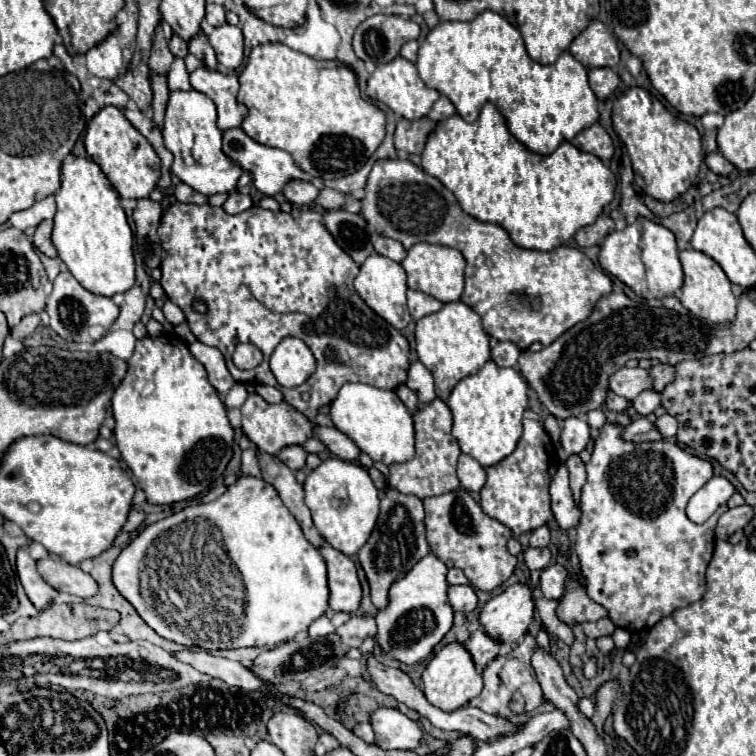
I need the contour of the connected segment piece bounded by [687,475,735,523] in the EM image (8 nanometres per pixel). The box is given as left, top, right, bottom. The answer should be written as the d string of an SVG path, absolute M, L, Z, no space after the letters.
M713 475L707 485L703 485L687 503L687 517L693 523L705 523L721 503L735 493L733 483L723 475Z

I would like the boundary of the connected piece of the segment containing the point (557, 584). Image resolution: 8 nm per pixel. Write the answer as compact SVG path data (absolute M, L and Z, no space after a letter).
M553 563L543 569L541 575L541 591L547 599L561 599L567 593L567 581L569 581L569 567L561 563Z

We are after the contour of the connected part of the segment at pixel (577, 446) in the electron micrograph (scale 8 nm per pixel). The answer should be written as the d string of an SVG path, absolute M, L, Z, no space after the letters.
M569 417L563 421L559 451L583 451L589 445L589 441L589 425L583 419Z

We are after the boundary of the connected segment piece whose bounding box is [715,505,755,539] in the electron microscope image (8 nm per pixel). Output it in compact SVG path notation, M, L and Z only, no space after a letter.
M741 505L735 509L729 509L727 513L723 513L719 517L717 529L715 529L715 537L717 539L729 539L737 529L745 527L751 519L753 519L753 509L749 505Z

